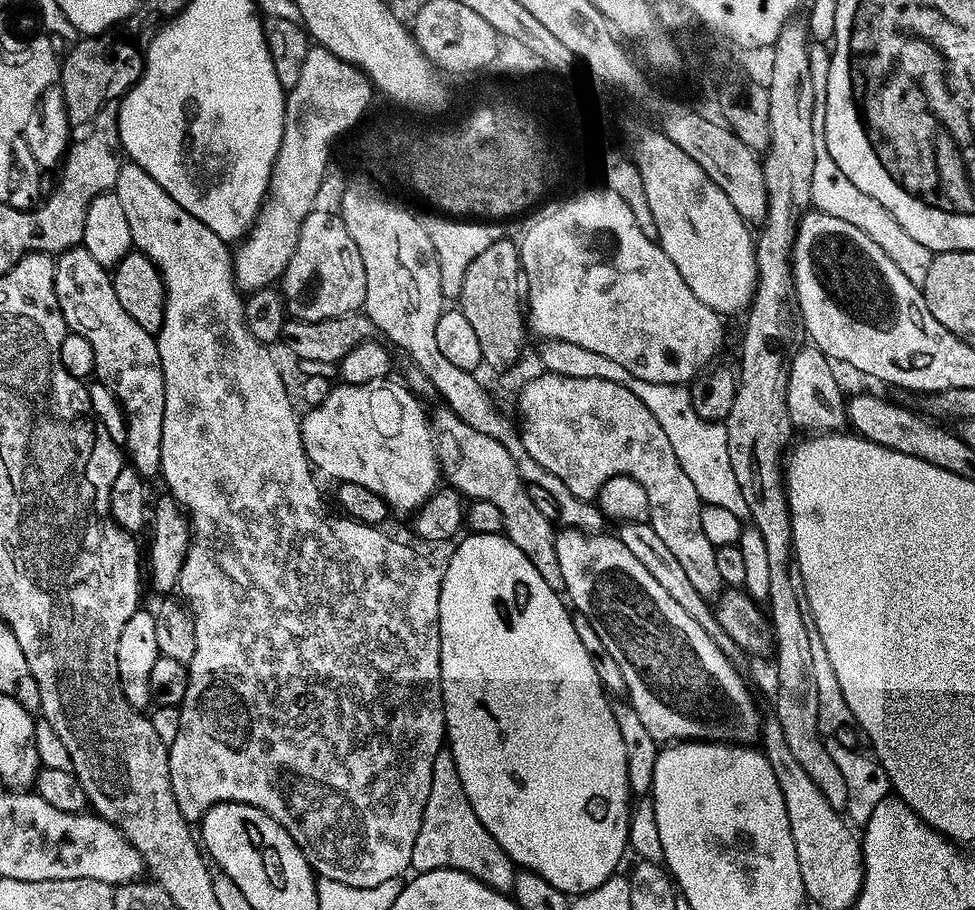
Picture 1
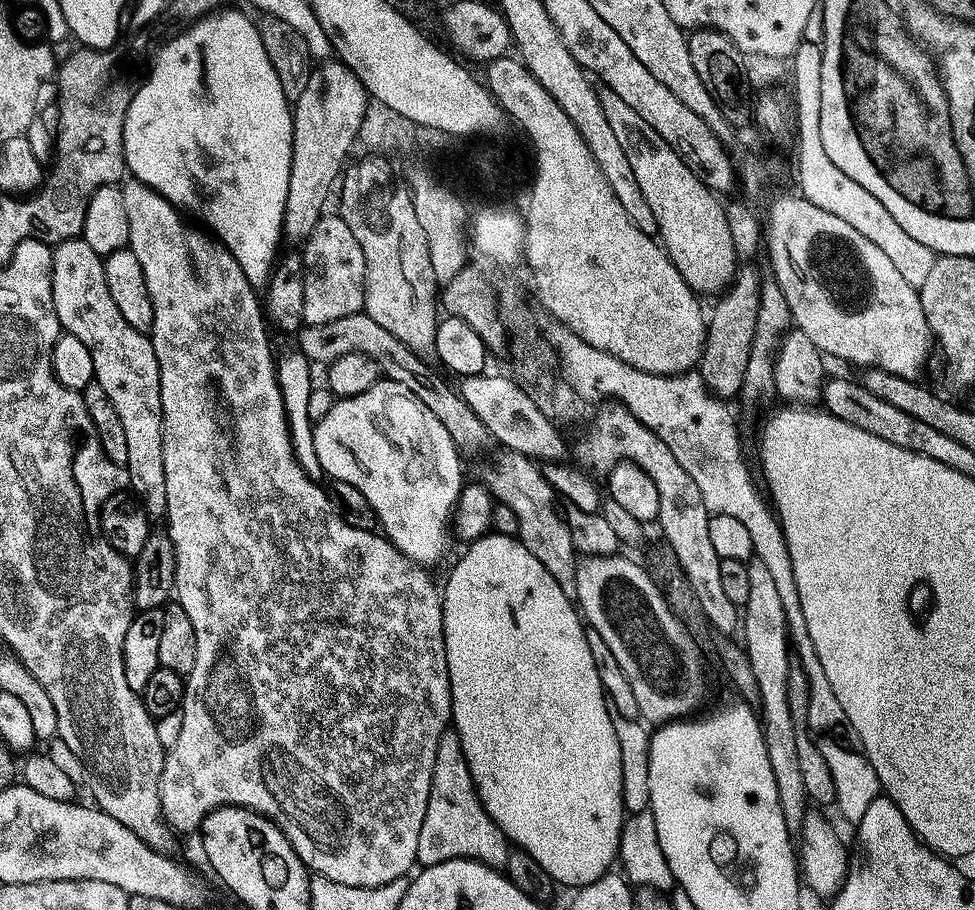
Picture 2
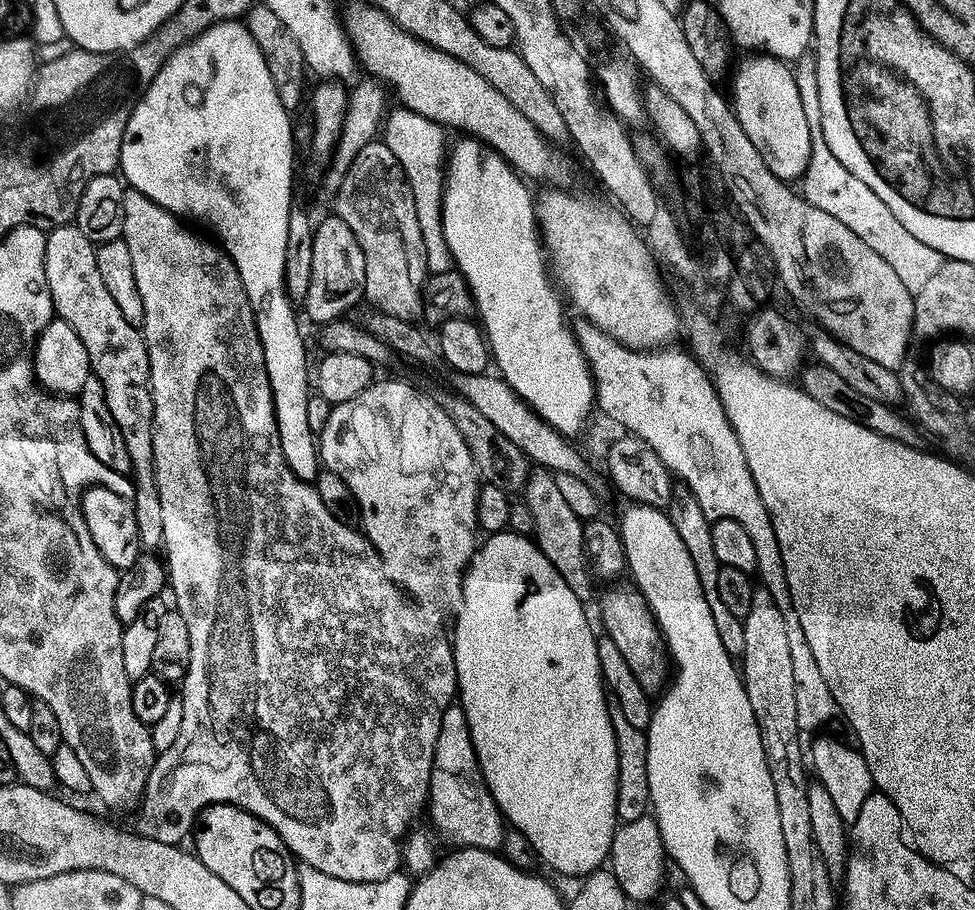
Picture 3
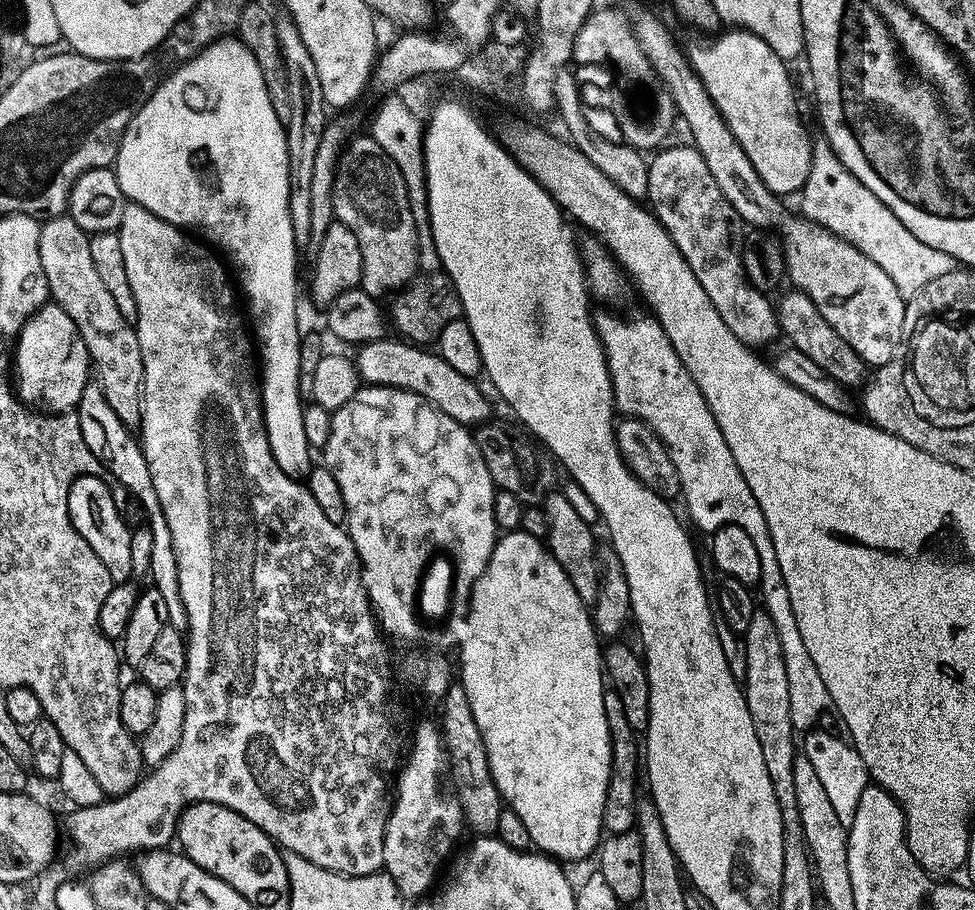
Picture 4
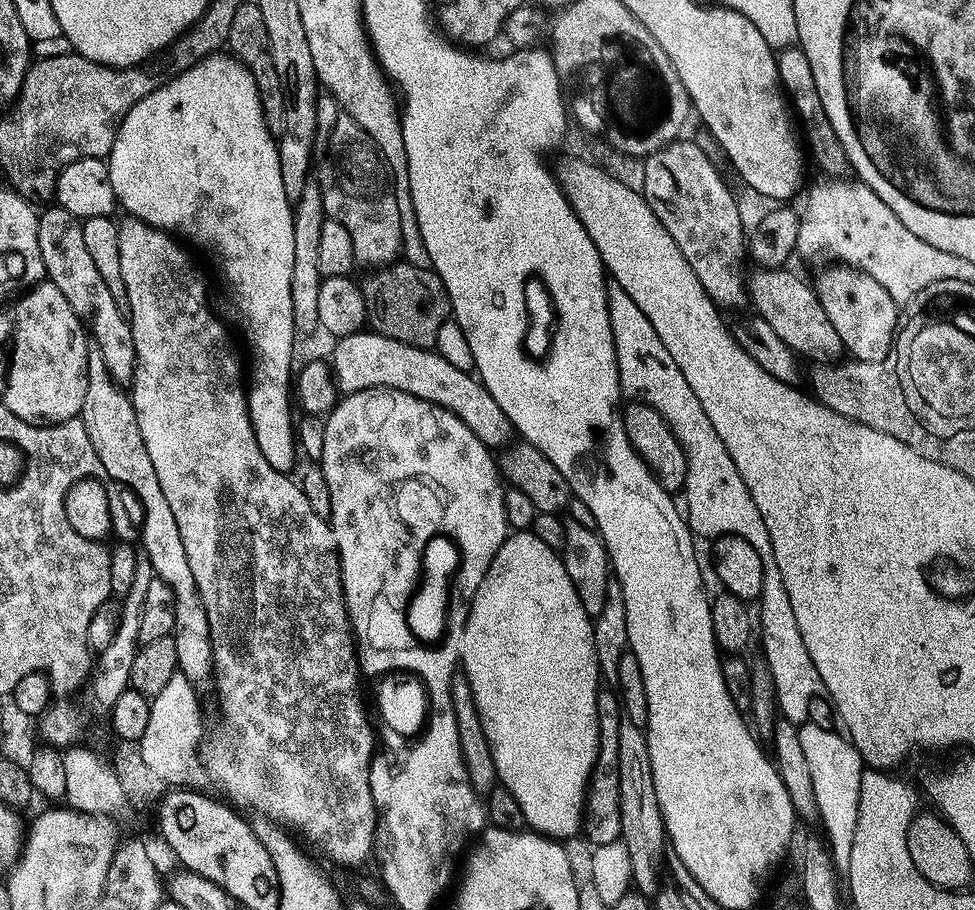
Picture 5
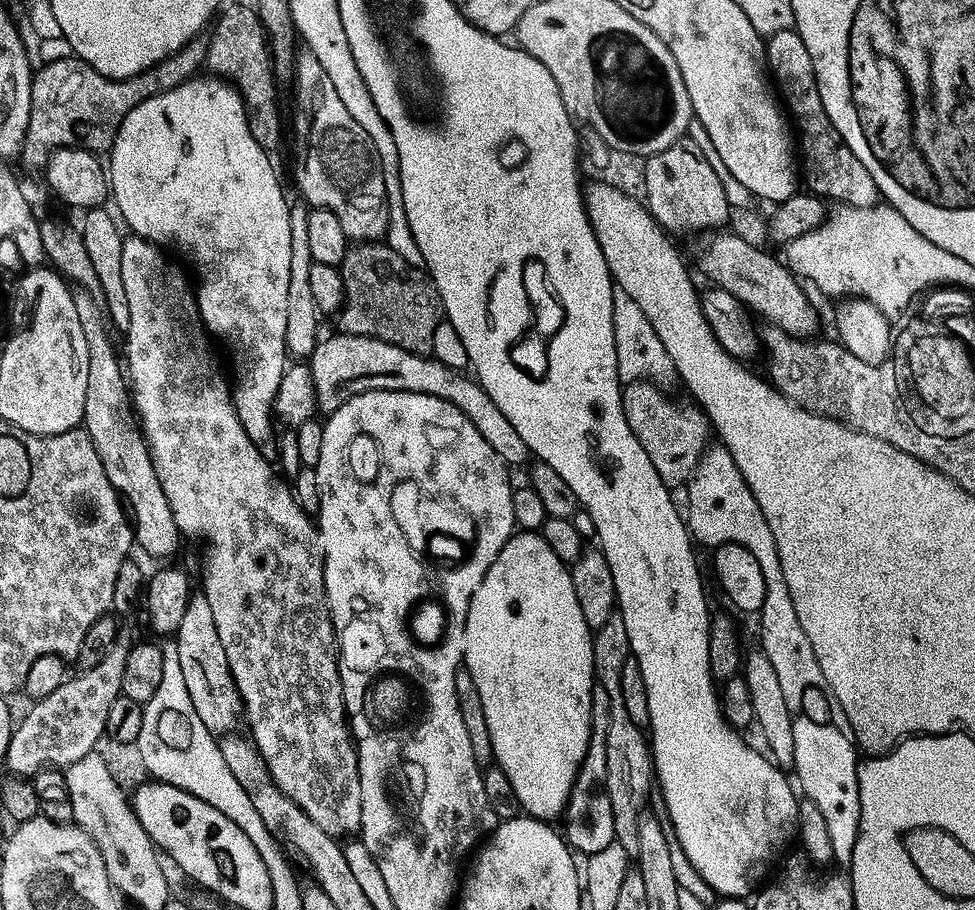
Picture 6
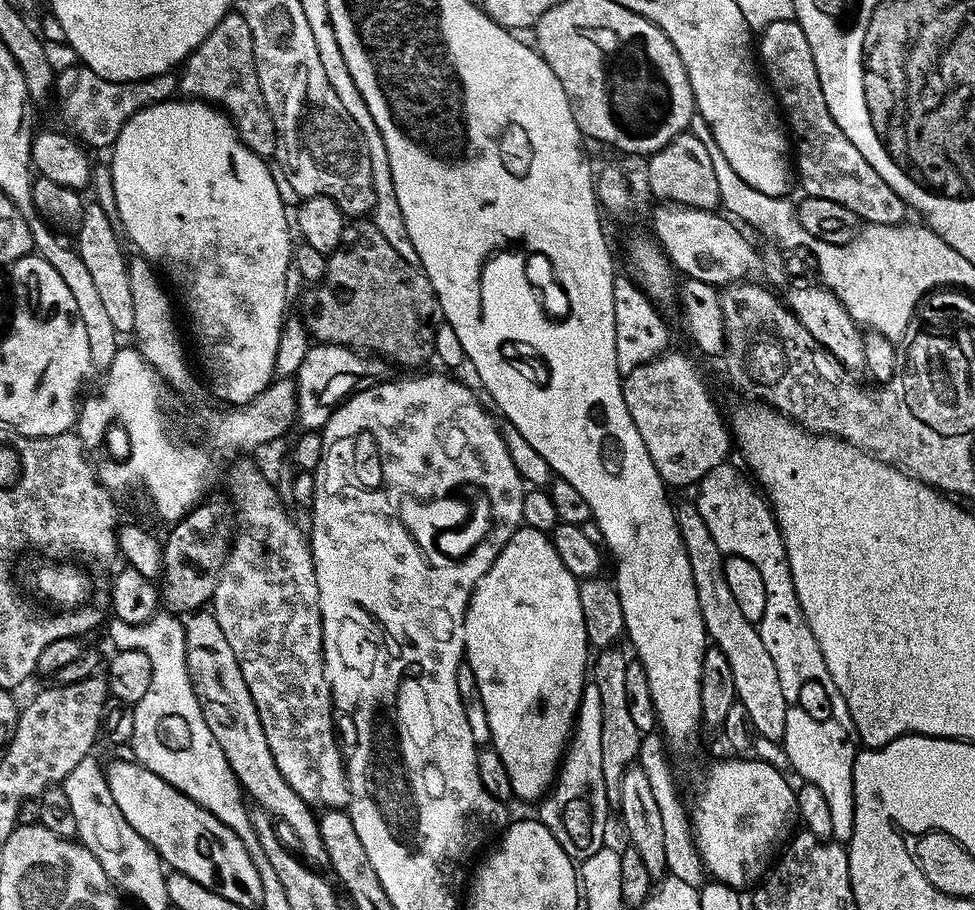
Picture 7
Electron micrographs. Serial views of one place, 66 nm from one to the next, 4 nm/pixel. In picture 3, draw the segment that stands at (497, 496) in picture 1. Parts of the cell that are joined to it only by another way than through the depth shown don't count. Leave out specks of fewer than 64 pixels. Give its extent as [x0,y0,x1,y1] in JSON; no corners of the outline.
[522,467,593,601]

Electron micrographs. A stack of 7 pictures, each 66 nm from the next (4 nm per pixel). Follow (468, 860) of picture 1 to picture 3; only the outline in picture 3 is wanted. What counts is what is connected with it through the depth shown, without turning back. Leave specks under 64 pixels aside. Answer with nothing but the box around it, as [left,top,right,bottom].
[426,702,506,852]

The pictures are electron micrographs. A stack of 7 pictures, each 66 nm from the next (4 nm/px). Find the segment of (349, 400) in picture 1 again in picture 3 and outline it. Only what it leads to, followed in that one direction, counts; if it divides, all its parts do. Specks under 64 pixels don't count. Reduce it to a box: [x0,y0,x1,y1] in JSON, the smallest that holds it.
[318,379,482,605]

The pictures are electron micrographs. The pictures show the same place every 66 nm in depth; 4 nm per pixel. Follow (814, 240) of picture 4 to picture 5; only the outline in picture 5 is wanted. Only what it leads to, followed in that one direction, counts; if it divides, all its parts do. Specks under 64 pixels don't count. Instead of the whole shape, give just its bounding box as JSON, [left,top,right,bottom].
[814,266,898,364]

